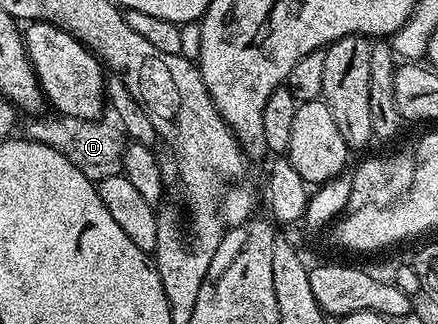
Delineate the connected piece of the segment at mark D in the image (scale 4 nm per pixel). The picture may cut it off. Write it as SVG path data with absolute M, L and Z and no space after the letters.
M66 114L53 115L54 117L37 118L29 125L26 131L27 138L32 141L42 142L46 146L60 151L92 182L103 181L122 173L124 153L128 139L121 128L115 123L108 123L106 119L96 120L76 119L75 116Z

